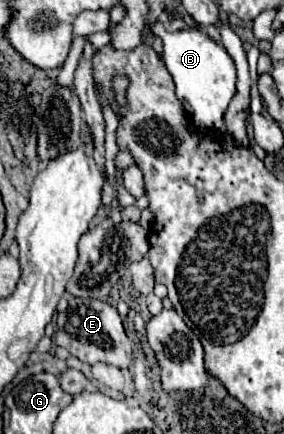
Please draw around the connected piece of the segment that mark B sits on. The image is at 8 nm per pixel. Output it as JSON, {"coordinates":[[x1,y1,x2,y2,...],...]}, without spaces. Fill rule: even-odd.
{"coordinates":[[202,30,166,32,164,38,164,64,174,78,176,96,182,102,190,123,200,130,220,130,224,112,236,96,236,68,226,50,210,40]]}

